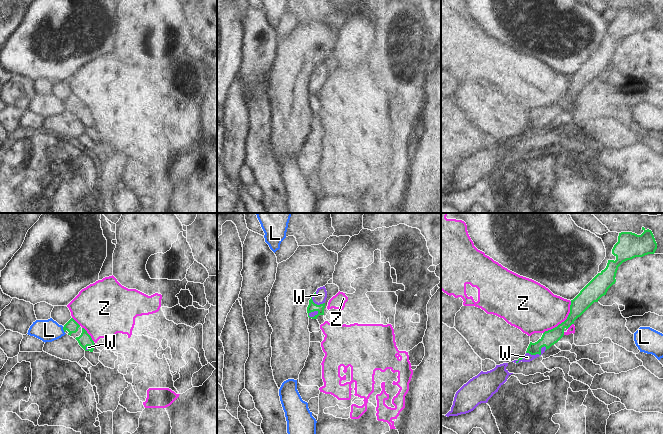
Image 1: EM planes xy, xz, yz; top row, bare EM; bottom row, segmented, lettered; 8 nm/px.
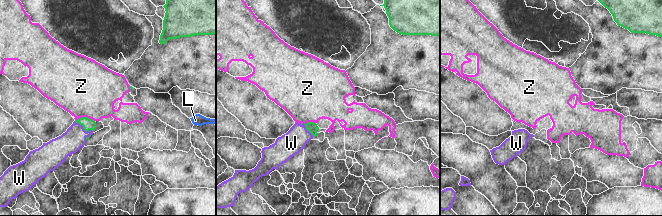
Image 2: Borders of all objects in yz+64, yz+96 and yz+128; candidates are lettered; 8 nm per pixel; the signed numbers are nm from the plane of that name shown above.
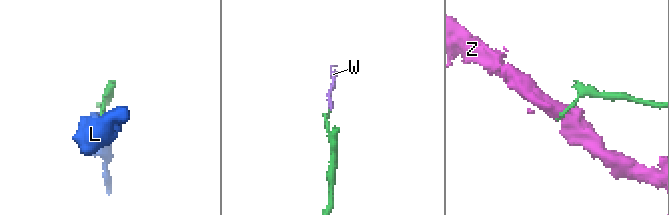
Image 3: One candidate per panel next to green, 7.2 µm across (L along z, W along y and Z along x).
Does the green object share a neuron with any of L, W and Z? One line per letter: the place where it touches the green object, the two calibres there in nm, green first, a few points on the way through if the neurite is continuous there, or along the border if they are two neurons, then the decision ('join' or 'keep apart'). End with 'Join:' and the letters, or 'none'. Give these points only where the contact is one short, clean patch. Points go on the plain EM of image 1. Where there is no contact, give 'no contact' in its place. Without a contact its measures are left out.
L: xy (63, 105) | 100/180 nm | along xy (62, 103), (64, 108) | keep apart
W: yz (538, 129) | 120/70 nm | join
Z: yz (564, 97) | 140/380 nm | keep apart
Join: W

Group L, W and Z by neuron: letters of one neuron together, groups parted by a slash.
L / W / Z

